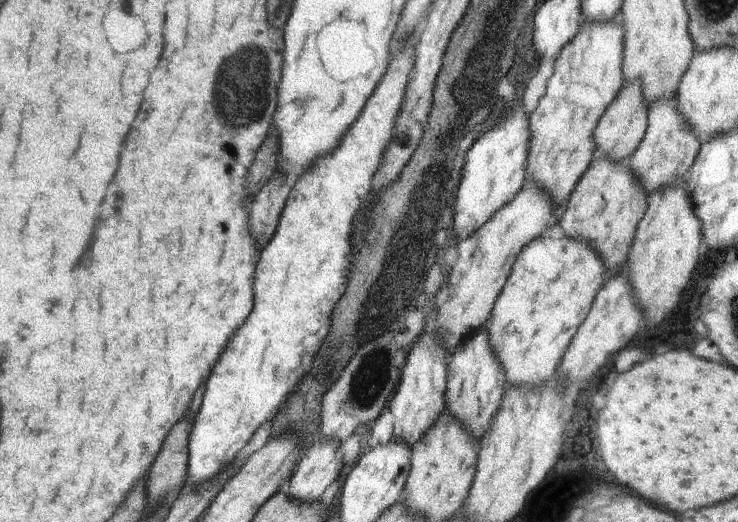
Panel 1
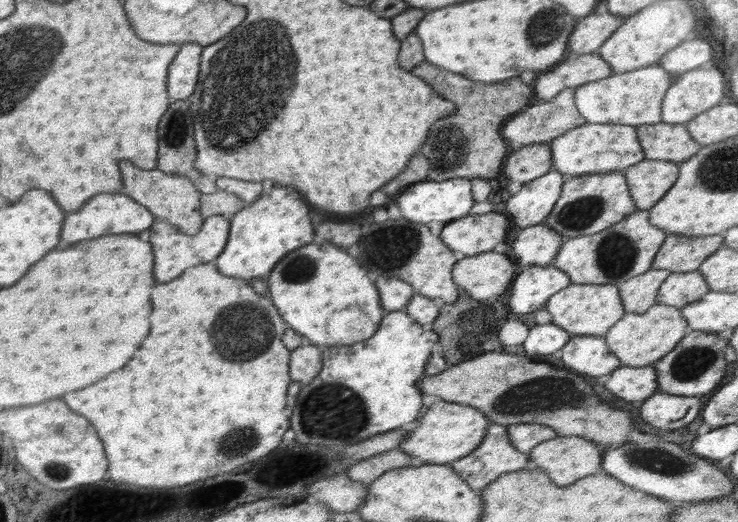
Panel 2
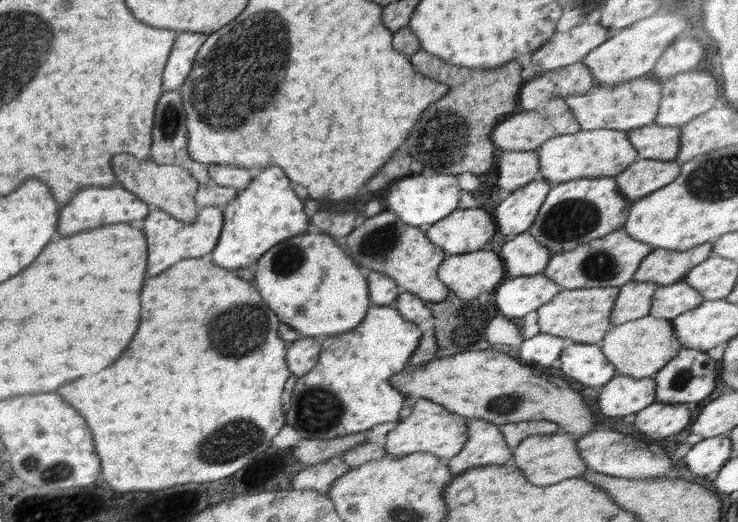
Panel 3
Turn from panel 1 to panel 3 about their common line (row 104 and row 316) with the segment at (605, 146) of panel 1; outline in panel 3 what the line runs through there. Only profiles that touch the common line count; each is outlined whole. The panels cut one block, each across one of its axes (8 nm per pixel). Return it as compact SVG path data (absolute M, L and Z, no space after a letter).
M630 281L620 286L614 310L610 314L612 325L631 322L649 316L652 298L659 287L655 282Z

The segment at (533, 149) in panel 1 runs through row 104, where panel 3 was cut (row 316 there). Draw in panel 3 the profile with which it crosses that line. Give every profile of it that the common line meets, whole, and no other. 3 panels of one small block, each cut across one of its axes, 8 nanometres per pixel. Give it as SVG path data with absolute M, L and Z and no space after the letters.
M620 287L562 289L552 301L536 310L540 333L562 337L568 343L600 344L612 328L610 314L618 297Z

